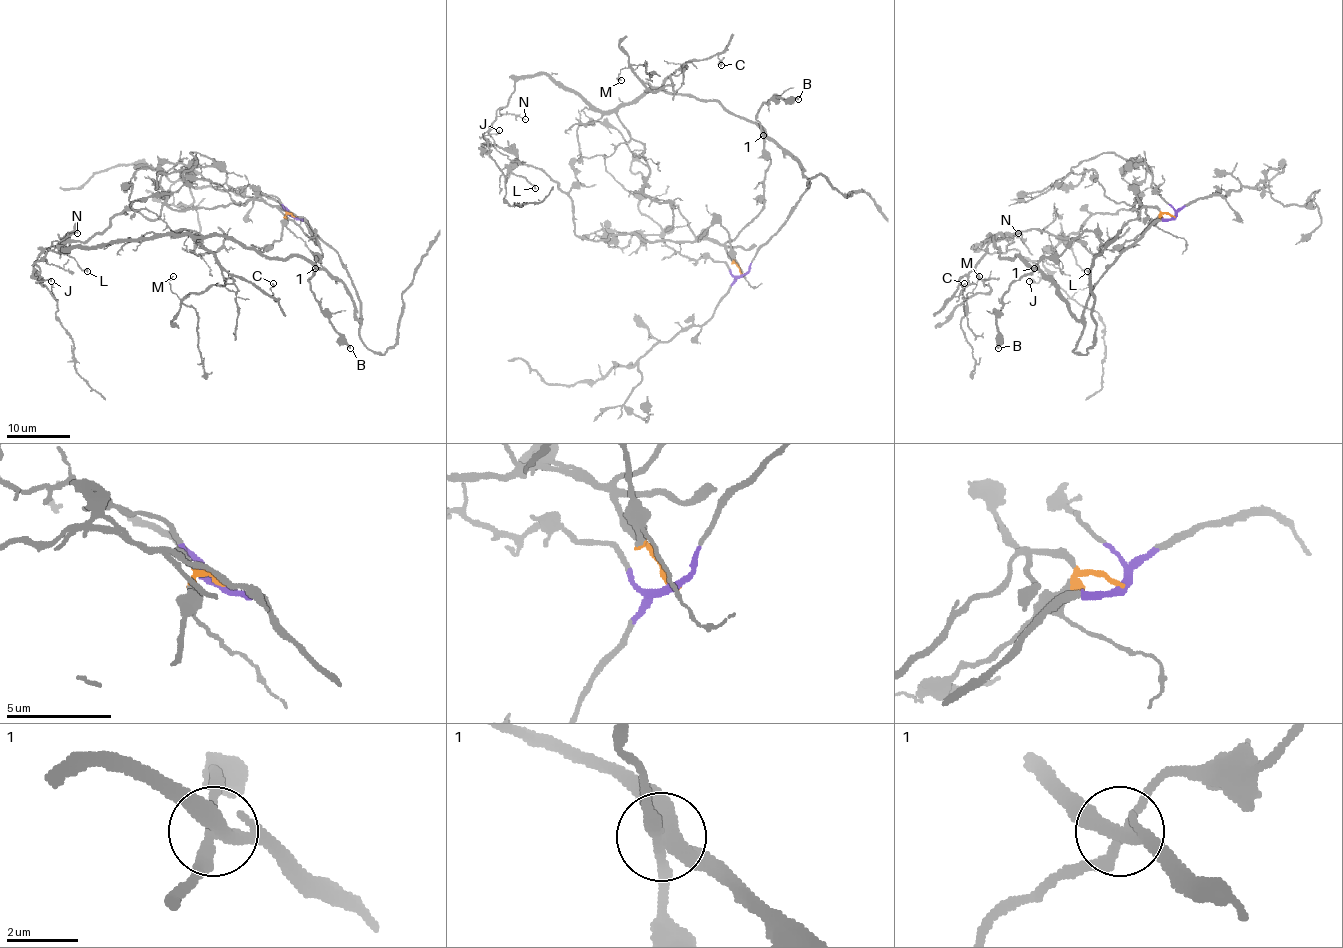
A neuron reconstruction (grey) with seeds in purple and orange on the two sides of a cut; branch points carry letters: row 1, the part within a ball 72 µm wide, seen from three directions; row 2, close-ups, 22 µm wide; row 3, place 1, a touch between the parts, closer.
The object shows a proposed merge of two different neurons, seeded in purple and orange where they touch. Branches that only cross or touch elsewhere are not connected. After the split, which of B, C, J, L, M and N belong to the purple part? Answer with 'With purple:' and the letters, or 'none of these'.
With purple: C, J, M, N

